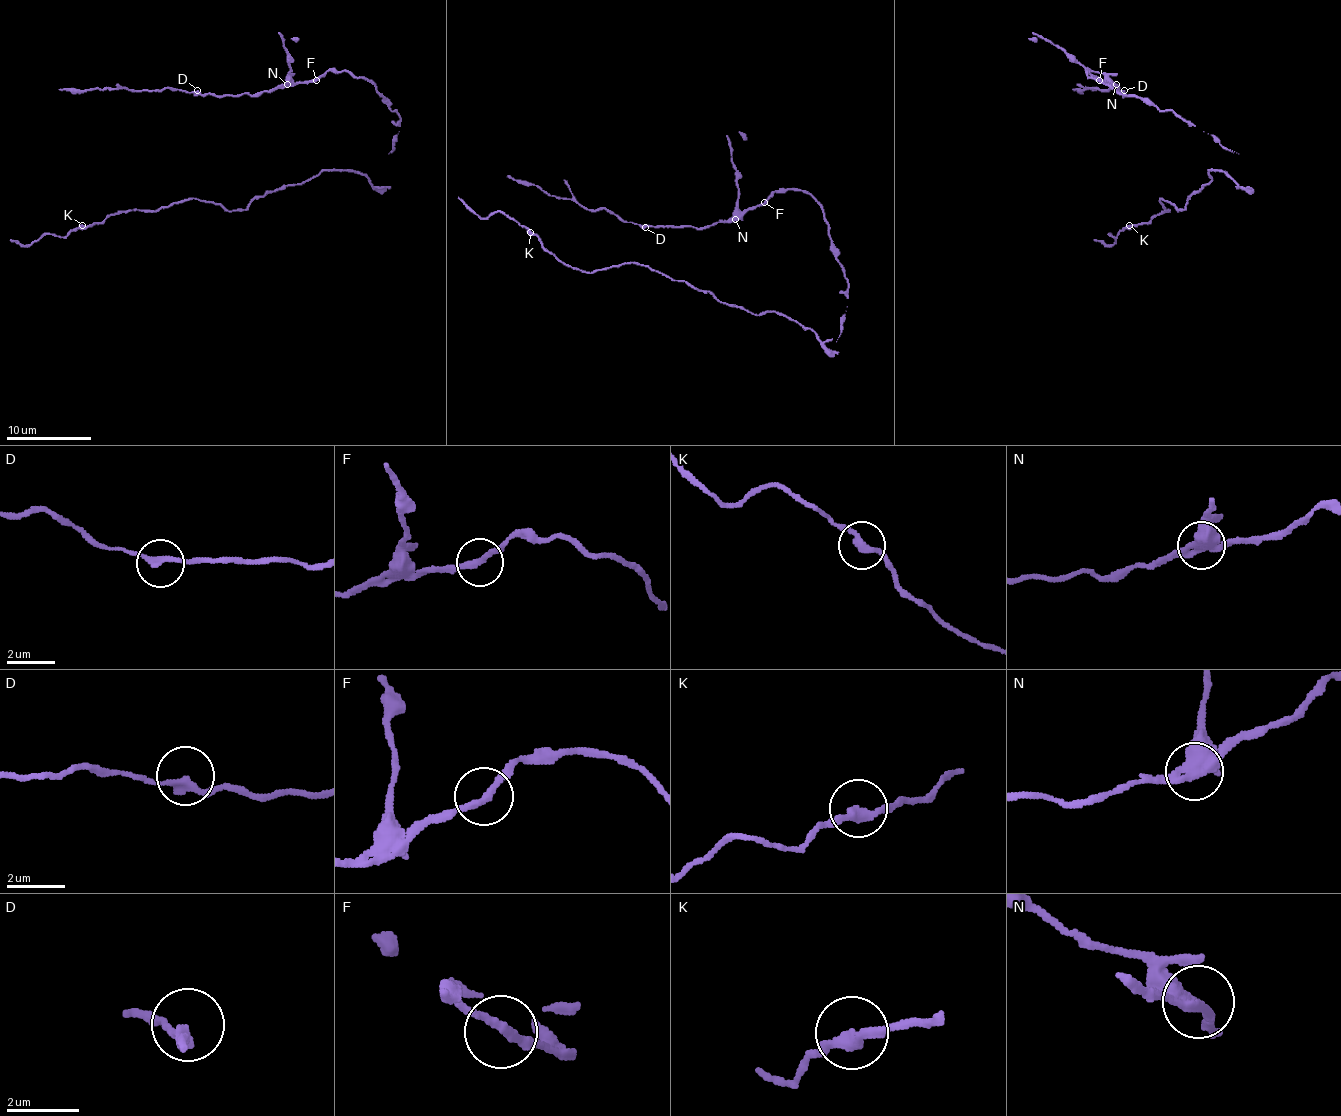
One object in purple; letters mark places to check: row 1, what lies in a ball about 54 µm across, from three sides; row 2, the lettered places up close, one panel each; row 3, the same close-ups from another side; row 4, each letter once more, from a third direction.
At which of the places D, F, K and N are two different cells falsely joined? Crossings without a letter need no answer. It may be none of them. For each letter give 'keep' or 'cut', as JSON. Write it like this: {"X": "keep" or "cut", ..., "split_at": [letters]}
{"D": "keep", "F": "keep", "K": "keep", "N": "cut", "split_at": ["N"]}

